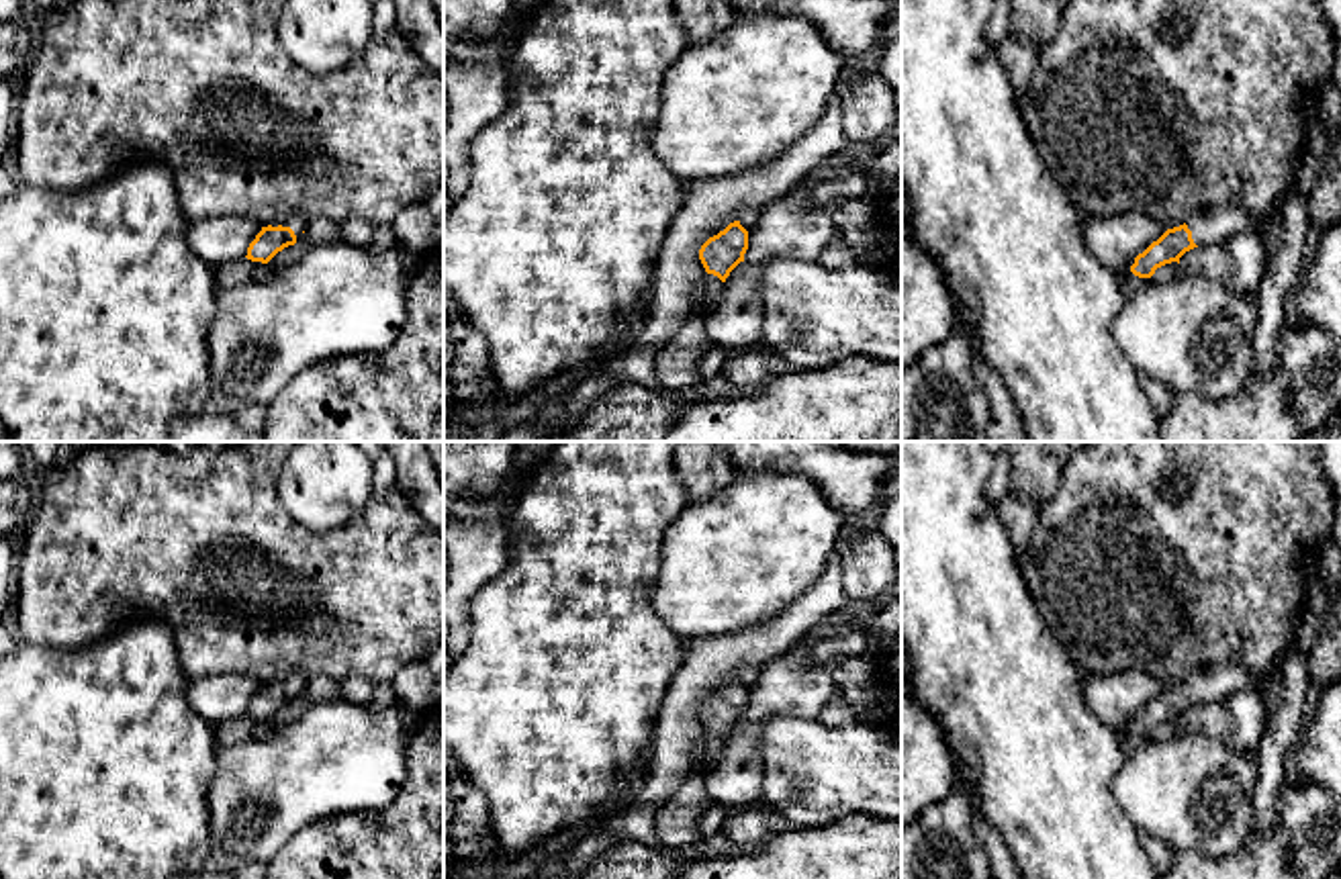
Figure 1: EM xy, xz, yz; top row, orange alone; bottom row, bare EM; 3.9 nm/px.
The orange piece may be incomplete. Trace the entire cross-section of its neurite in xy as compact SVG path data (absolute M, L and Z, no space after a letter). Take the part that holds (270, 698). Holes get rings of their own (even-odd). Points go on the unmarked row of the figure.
M292 673L268 685L256 693L247 705L247 718L268 722L278 709L294 703L296 697L307 687L307 677L303 673Z

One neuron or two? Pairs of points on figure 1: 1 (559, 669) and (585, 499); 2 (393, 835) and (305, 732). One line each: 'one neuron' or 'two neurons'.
1: one neuron
2: two neurons

